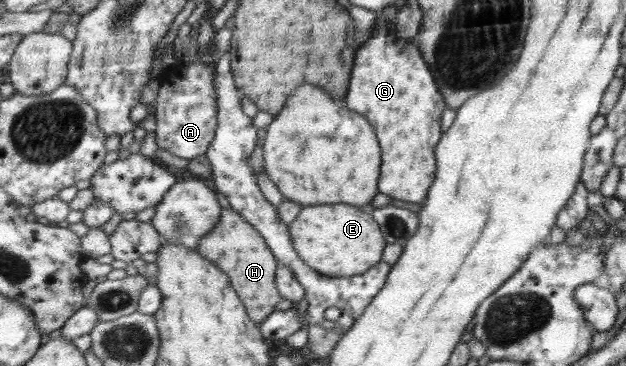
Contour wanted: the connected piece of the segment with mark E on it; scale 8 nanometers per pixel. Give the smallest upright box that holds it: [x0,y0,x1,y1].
[288,203,387,277]

